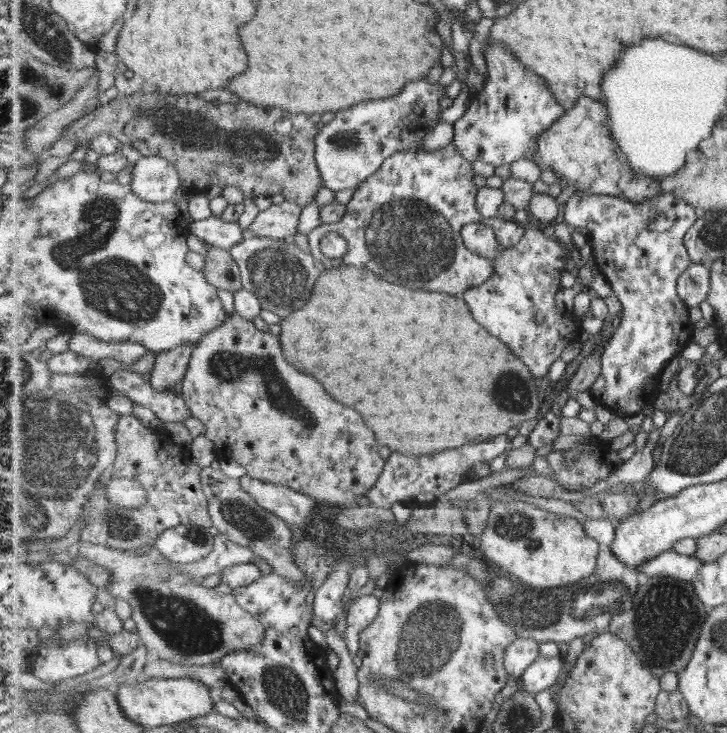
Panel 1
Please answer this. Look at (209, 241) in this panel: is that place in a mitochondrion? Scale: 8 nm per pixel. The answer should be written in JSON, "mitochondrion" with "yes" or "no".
{"mitochondrion":"no"}

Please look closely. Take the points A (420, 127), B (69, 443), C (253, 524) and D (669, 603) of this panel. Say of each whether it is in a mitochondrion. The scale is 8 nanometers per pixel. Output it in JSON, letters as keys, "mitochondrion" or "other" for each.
{"A":"other","B":"mitochondrion","C":"mitochondrion","D":"mitochondrion"}

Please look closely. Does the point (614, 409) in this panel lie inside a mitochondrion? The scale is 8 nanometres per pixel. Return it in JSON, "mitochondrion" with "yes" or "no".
{"mitochondrion":"no"}

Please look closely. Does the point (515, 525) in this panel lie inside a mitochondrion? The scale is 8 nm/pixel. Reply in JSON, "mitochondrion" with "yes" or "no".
{"mitochondrion":"yes"}

